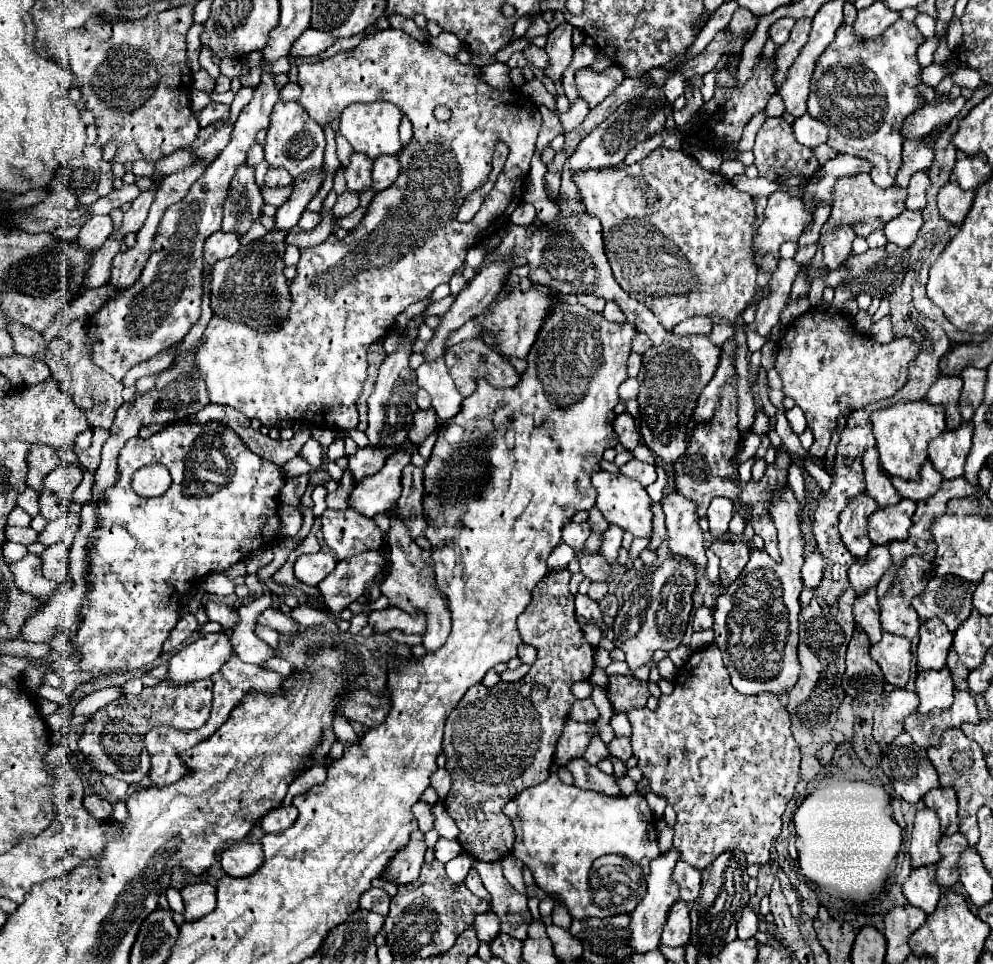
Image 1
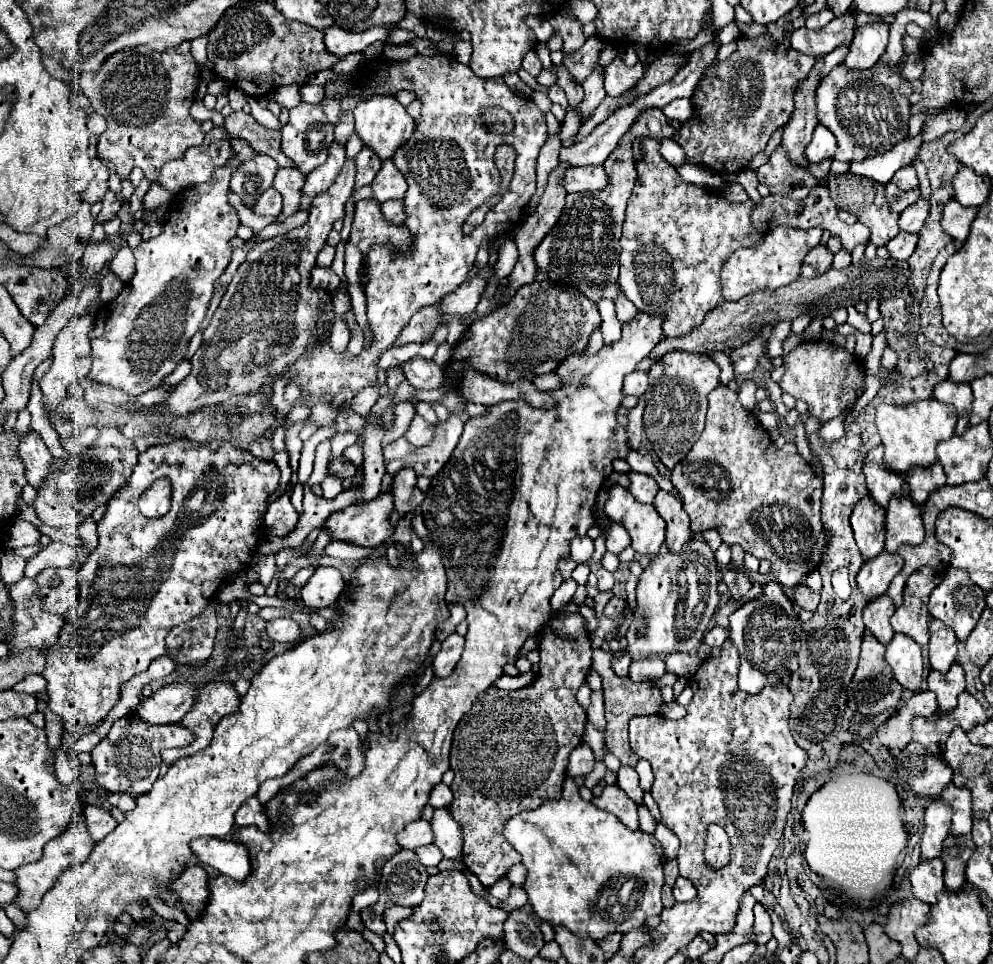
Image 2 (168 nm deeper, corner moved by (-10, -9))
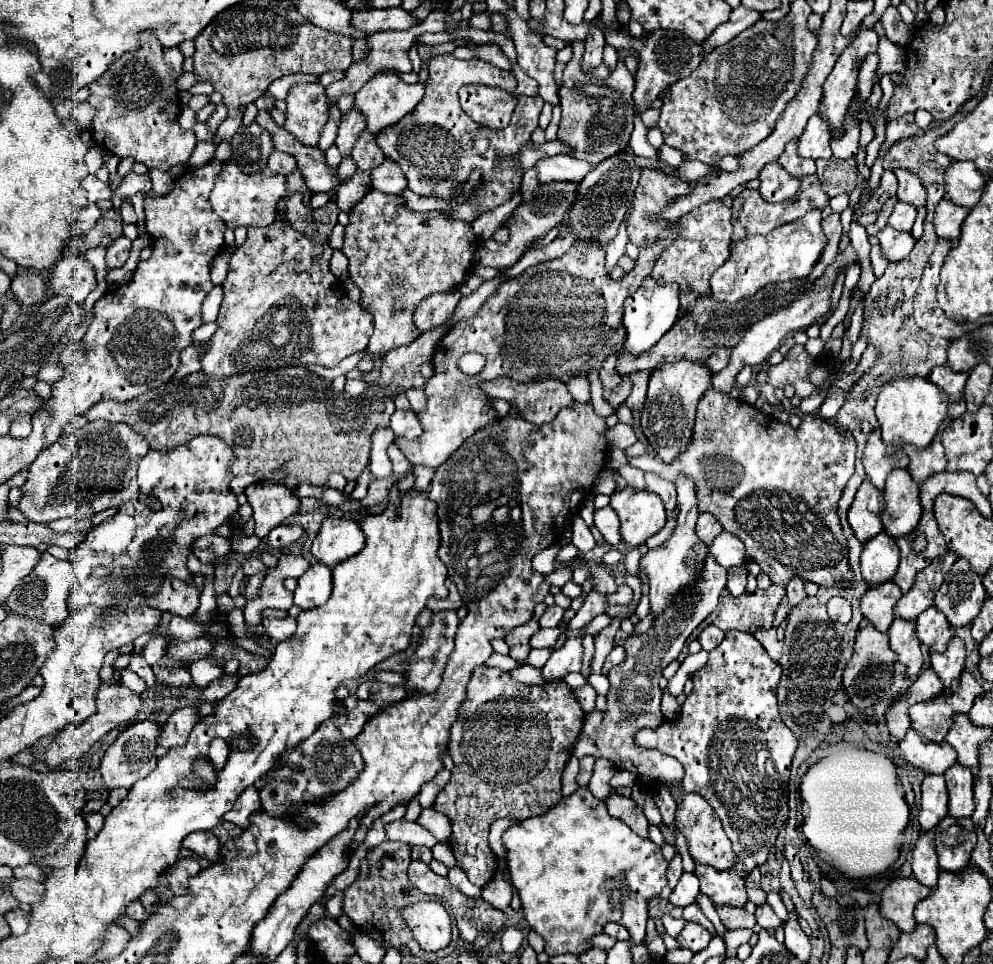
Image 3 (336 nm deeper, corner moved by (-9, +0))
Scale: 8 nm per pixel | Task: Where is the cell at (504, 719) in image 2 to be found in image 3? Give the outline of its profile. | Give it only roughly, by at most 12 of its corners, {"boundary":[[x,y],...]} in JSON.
{"boundary":[[477,666],[433,808],[471,884],[489,826],[545,814],[585,712]]}

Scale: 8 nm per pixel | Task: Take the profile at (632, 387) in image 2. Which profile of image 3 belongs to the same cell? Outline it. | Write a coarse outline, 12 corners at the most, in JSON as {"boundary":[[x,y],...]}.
{"boundary":[[621,378],[613,388],[609,404],[617,408],[631,394],[631,378]]}

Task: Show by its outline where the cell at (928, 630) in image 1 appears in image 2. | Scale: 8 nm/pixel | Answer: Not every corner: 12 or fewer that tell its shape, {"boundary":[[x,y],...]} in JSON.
{"boundary":[[930,621],[930,665],[944,673],[956,661],[956,635]]}

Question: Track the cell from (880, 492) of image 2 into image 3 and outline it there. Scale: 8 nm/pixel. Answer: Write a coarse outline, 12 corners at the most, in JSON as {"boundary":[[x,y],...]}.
{"boundary":[[879,430],[869,434],[863,466],[867,478],[883,490],[895,470],[895,452],[881,442]]}

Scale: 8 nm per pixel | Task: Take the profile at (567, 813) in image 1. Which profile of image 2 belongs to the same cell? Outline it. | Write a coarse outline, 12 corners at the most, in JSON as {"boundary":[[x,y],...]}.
{"boundary":[[570,777],[512,817],[534,913],[582,939],[662,911],[658,839]]}

